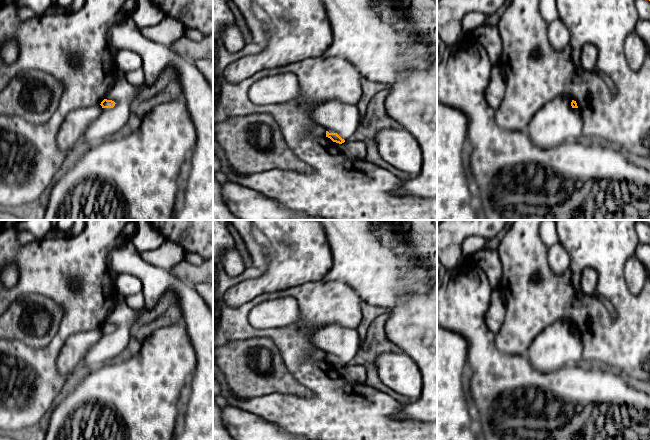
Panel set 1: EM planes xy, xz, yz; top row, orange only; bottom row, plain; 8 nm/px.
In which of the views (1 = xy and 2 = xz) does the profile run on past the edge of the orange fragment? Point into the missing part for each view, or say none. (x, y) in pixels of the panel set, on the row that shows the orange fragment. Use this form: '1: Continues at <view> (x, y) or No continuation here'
1: No continuation here
2: No continuation here

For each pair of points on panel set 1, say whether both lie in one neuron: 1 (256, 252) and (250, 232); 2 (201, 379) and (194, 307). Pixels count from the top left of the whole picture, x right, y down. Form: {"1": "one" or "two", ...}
{"1": "one", "2": "one"}

